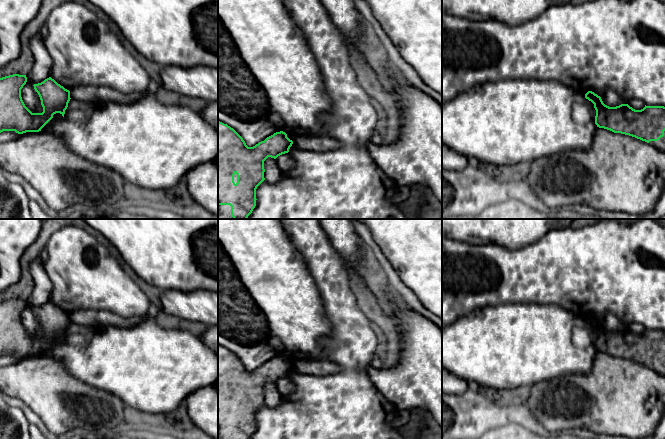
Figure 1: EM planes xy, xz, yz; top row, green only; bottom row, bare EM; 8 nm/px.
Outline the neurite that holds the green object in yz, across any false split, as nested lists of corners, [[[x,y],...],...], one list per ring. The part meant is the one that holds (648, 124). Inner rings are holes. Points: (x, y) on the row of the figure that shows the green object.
[[[592,91],[585,94],[585,98],[594,104],[596,110],[595,124],[599,128],[610,130],[614,133],[629,135],[645,141],[655,148],[665,152],[665,107],[646,106],[641,110],[635,110],[628,104],[616,107],[605,105],[600,96]]]

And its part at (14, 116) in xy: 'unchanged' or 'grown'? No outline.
unchanged

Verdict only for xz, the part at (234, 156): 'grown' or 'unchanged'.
grown

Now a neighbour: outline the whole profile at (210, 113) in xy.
[[[209,102],[200,114],[218,132],[218,102]]]

